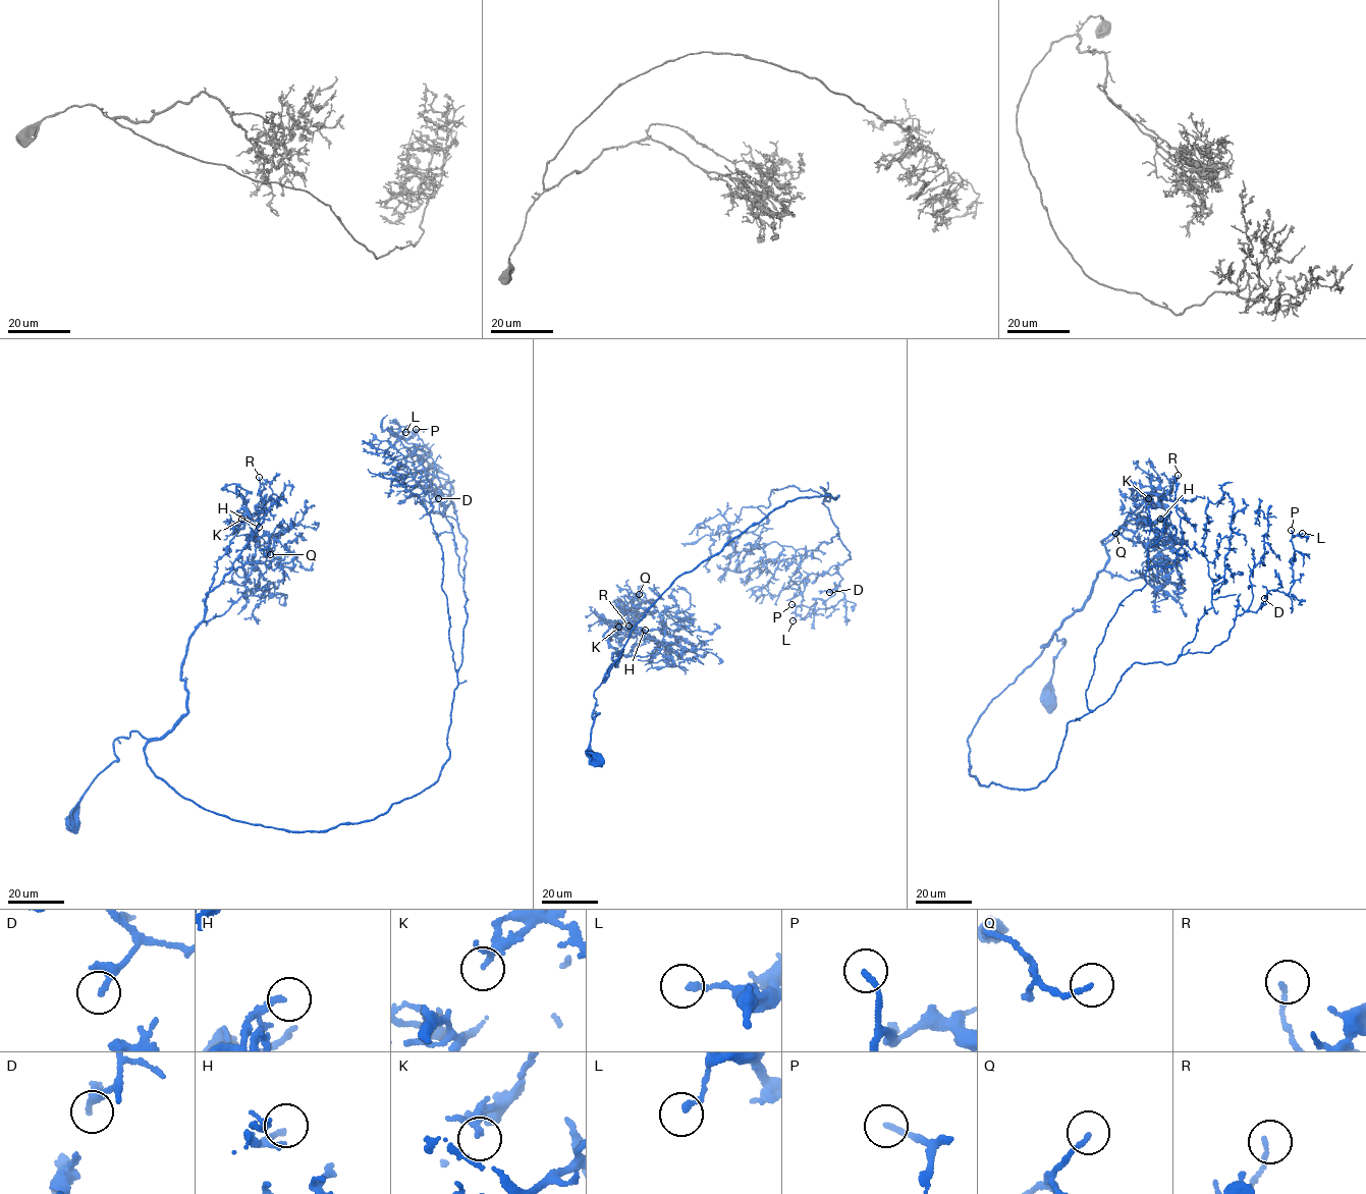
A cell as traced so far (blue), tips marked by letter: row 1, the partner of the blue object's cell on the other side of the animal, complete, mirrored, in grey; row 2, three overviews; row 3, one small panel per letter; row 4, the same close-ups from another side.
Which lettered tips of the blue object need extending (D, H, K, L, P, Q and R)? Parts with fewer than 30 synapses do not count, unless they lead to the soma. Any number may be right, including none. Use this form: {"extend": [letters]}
{"extend": ["H", "P"]}

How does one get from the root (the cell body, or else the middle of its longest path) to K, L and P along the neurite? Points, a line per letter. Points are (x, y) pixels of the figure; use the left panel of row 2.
K: (75, 825), (80, 797), (116, 760), (113, 741), (165, 736), (187, 711), (188, 638), (241, 519)
L: (75, 825), (132, 731), (186, 800), (294, 831), (368, 820), (435, 783), (467, 540), (453, 481), (405, 432)
P: (75, 825), (132, 731), (186, 800), (294, 831), (368, 820), (435, 783), (467, 540), (453, 481), (416, 429)

